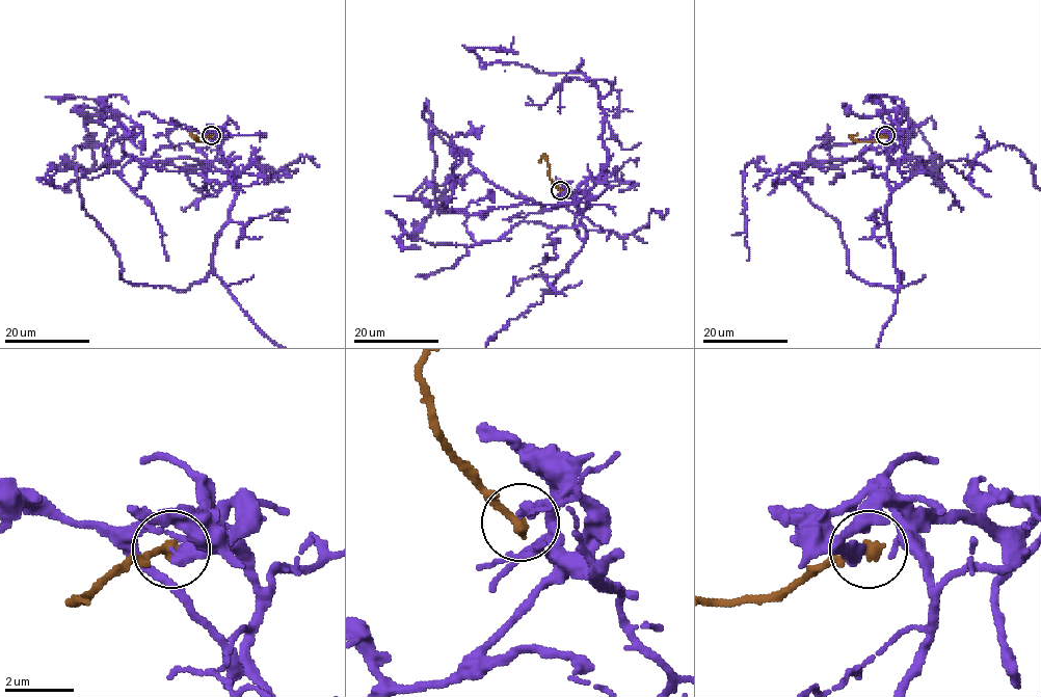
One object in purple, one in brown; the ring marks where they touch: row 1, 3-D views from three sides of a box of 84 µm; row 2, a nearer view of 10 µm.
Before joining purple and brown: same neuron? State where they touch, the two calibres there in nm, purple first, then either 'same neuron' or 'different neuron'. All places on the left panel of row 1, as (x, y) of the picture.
(211, 135) | 360/340 nm | different neuron

